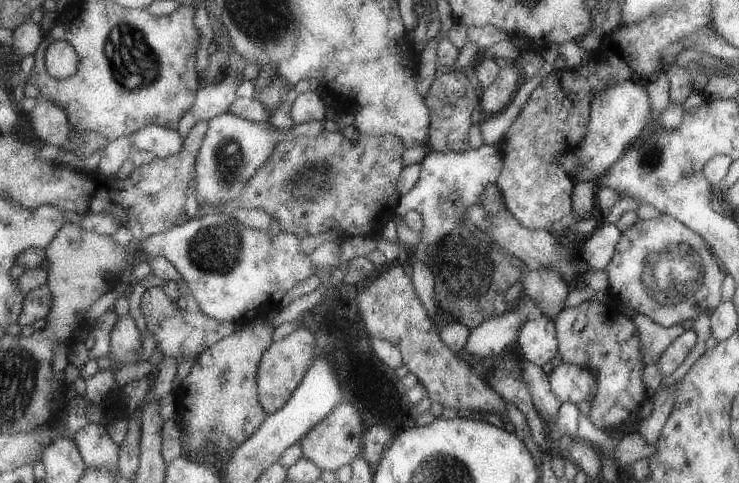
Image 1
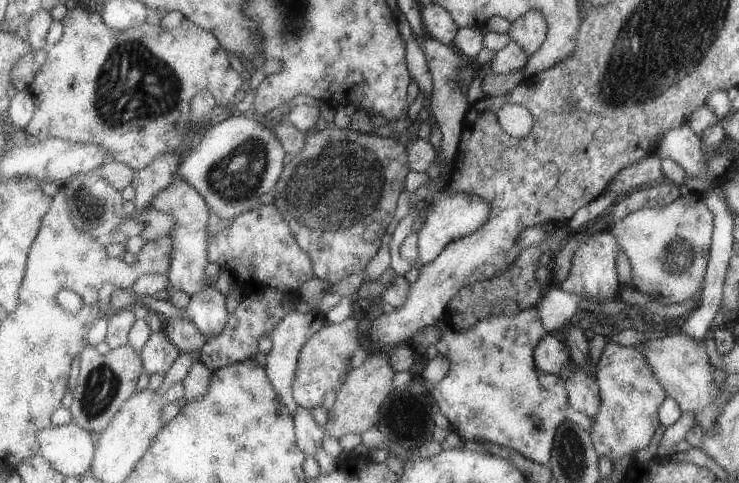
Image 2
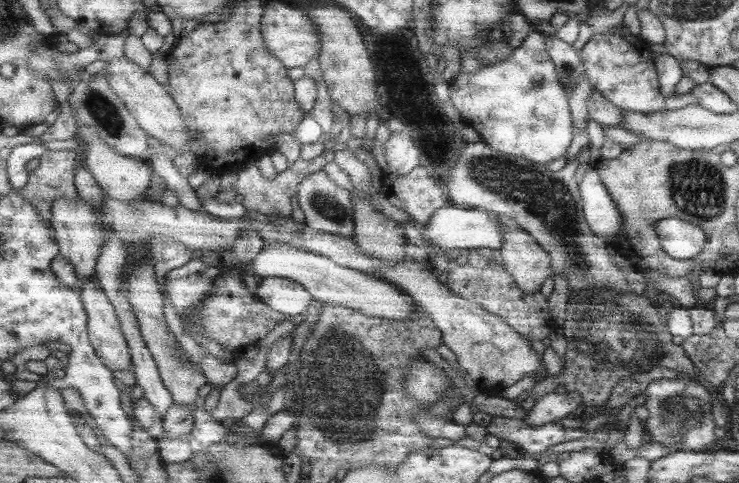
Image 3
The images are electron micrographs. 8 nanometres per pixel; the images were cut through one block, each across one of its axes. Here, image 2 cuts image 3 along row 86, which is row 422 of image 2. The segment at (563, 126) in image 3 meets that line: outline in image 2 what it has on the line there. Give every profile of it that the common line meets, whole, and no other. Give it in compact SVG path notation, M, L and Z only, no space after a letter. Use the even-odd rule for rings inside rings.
M526 308L517 315L490 315L465 331L456 330L446 322L444 328L435 346L439 355L449 361L449 371L433 386L431 396L436 400L440 412L448 418L451 430L458 433L462 440L506 447L546 465L558 426L567 418L570 406L565 380L559 374L541 371L534 362L535 346L547 333L537 310Z

